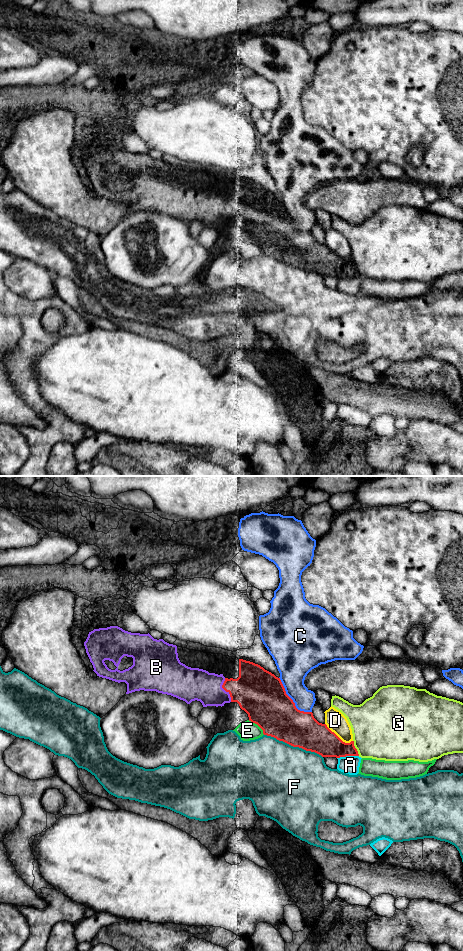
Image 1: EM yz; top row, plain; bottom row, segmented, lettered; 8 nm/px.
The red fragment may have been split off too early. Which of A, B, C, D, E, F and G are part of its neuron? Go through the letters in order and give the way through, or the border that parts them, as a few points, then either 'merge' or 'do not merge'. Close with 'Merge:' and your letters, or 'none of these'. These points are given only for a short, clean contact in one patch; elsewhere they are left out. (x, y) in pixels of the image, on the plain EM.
A: do not merge
B: merge
C: do not merge
D: do not merge
E: do not merge
F: do not merge
G: do not merge
Merge: B

